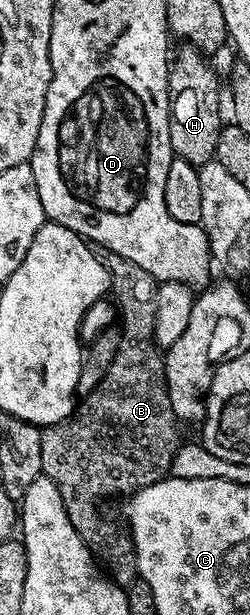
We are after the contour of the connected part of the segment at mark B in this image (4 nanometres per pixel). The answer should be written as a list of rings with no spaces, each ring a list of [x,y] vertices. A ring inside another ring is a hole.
[[[103,251],[100,259],[110,275],[110,292],[118,303],[118,316],[122,319],[120,350],[116,350],[116,358],[112,358],[112,366],[108,366],[108,374],[104,374],[100,386],[96,386],[96,390],[92,390],[87,396],[81,397],[72,415],[66,420],[47,424],[42,428],[40,462],[42,475],[56,482],[56,490],[60,490],[66,513],[76,534],[80,534],[80,538],[106,575],[115,584],[128,586],[133,580],[139,579],[134,539],[129,531],[122,529],[121,532],[112,521],[105,520],[98,509],[98,503],[109,496],[118,496],[121,492],[136,493],[144,486],[152,486],[167,479],[171,475],[170,467],[184,437],[178,429],[180,421],[172,410],[168,394],[166,357],[163,349],[154,341],[159,281],[155,280],[152,274],[148,274],[144,266],[136,266],[136,262],[128,262],[128,258],[120,258],[120,254],[115,252]]]

